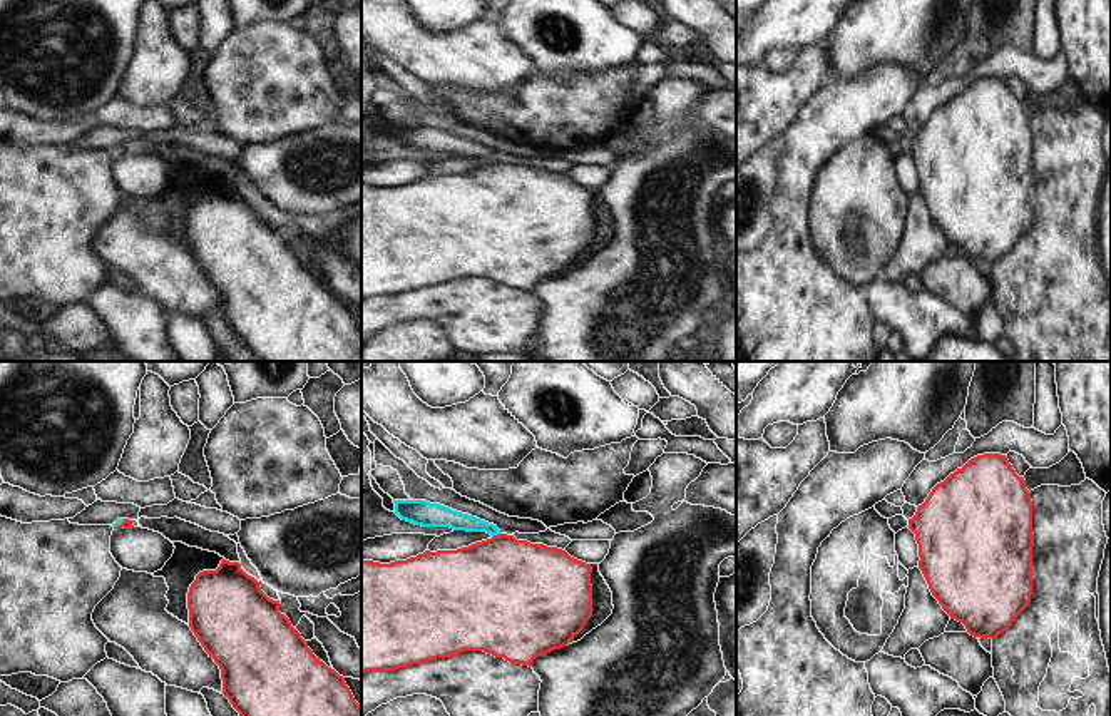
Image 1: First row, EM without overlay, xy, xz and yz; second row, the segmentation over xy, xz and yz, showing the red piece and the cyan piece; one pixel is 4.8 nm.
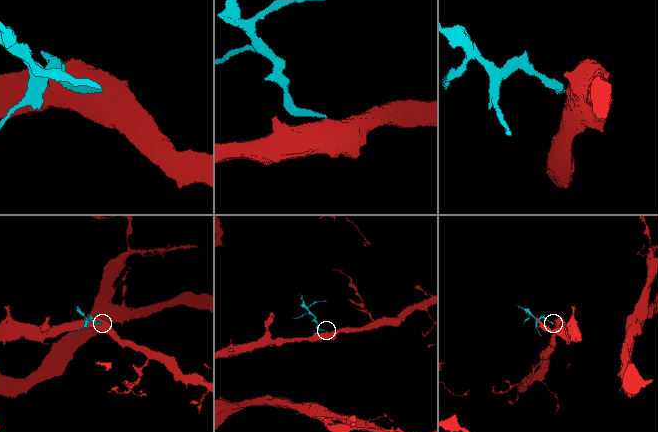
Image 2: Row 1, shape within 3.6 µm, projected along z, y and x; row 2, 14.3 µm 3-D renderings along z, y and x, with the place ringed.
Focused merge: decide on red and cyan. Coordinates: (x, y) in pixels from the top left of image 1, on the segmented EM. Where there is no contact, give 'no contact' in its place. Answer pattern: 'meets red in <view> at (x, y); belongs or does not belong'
meets red in xz at (496, 536); does not belong

